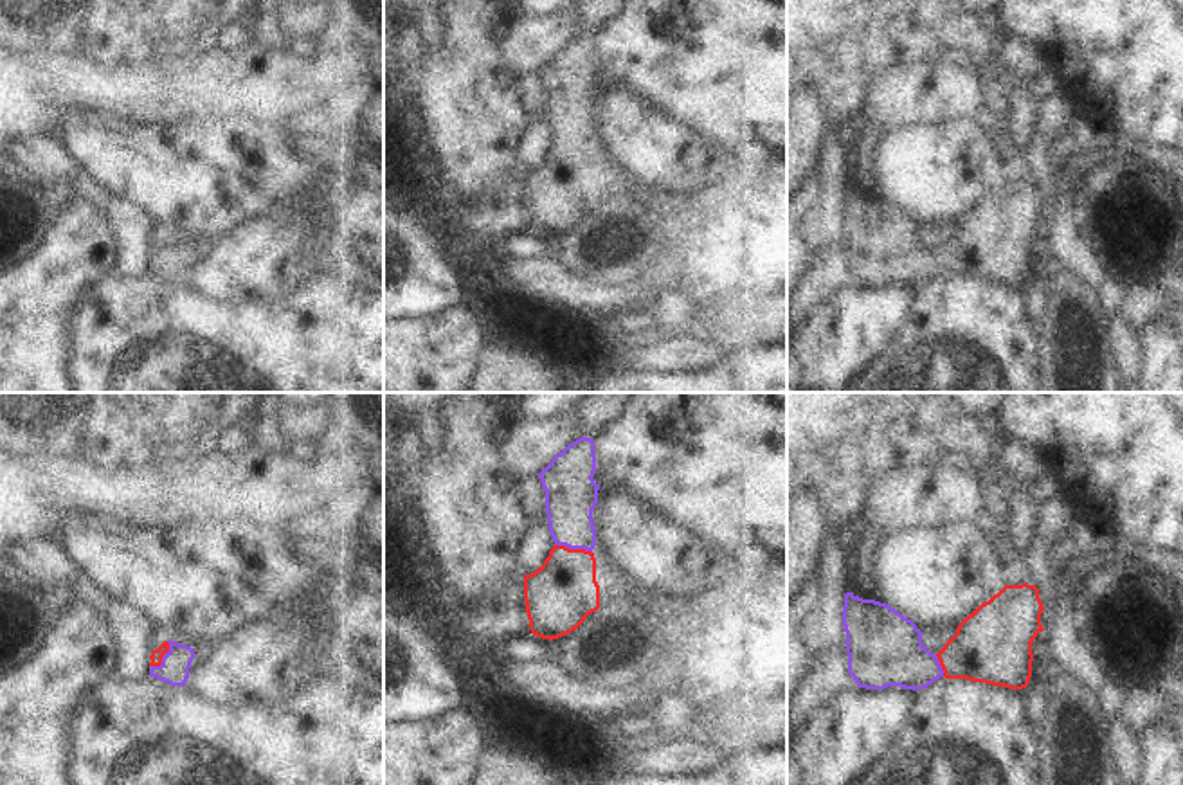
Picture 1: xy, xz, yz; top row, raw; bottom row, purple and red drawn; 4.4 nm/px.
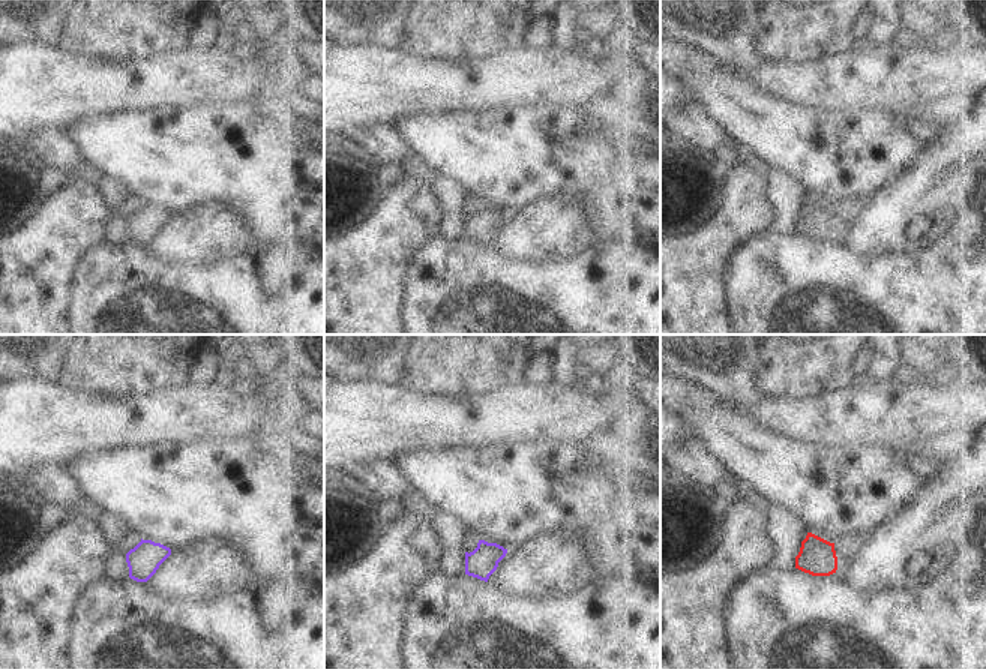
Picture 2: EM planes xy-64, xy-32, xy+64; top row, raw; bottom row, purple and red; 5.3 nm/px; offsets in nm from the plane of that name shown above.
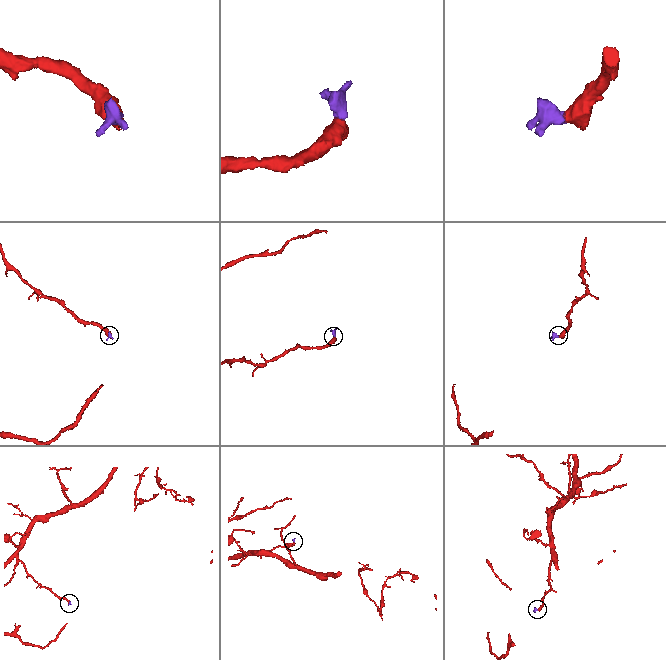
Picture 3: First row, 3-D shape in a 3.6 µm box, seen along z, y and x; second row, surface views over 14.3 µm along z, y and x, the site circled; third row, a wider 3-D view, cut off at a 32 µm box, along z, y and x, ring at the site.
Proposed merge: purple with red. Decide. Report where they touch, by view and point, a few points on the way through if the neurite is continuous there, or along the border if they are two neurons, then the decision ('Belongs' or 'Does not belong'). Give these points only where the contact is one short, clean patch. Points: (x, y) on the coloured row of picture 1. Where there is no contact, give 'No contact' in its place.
Touches purple at xz (573, 548). Path across: xz (571, 494), (573, 548), (568, 580), (559, 596). Belongs

